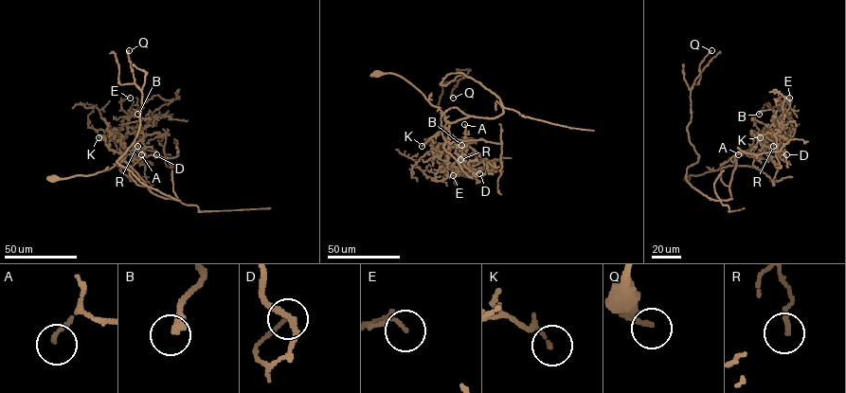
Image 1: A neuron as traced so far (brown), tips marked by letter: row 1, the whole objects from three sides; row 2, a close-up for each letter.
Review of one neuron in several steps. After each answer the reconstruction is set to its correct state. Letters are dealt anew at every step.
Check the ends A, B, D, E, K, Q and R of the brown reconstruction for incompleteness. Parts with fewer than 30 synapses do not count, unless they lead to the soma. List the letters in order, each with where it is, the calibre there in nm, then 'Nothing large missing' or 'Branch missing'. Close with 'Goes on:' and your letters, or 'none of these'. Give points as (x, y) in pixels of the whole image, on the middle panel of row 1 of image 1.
A: Place: (464, 124). Thickness 130 nm. Nothing large missing
B: Place: (461, 145). Thickness 340 nm. Nothing large missing
D: Place: (479, 173). Thickness 110 nm. Nothing large missing
E: Place: (453, 175). Thickness 110 nm. Nothing large missing
K: Place: (422, 146). Thickness 100 nm. Nothing large missing
Q: Place: (453, 98). Thickness 260 nm. Nothing large missing
R: Place: (460, 159). Thickness 150 nm. Nothing large missing
Goes on: none of these

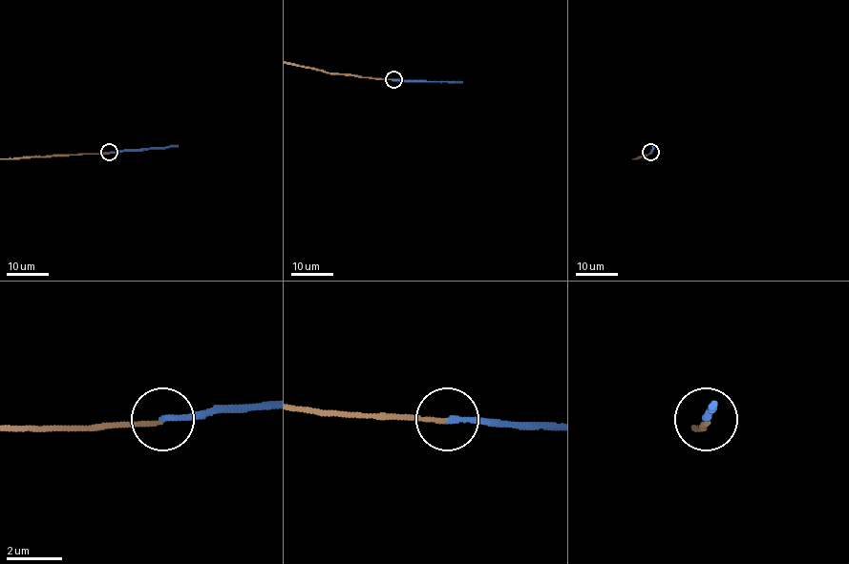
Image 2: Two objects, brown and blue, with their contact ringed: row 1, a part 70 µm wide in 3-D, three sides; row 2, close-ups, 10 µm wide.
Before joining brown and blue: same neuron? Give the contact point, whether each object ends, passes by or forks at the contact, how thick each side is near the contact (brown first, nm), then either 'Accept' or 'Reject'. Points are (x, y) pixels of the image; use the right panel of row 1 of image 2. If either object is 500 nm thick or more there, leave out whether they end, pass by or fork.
Place: (650, 152). At the ring brown ends. At the ring blue ends. Thickness 140 nm (brown) against 200 nm. Reject

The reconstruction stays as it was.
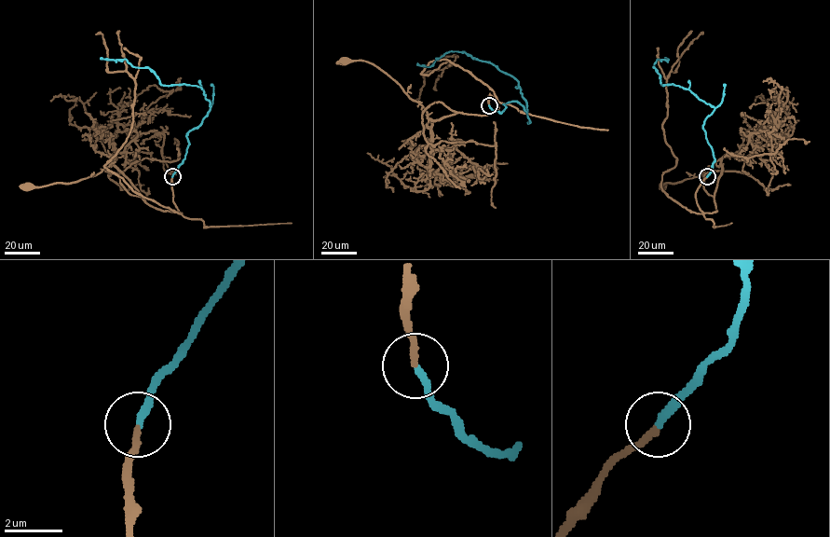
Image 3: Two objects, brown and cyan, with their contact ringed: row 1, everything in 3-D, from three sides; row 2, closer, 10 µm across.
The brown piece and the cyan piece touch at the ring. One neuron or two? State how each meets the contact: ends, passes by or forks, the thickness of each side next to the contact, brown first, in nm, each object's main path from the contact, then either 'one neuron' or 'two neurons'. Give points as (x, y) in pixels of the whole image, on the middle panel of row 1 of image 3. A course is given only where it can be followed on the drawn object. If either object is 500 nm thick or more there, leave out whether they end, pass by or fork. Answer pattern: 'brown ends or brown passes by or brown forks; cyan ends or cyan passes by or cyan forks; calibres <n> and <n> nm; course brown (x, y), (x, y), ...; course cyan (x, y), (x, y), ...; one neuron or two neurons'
brown ends; cyan ends; calibres 220 and 260 nm; course brown (488, 105), (490, 93), (497, 108), (485, 115), (457, 112), (429, 120), (386, 74), (365, 61), (346, 61); course cyan (488, 105), (501, 113), (516, 101), (526, 111), (518, 82), (491, 63), (452, 51), (428, 66), (417, 63); one neuron

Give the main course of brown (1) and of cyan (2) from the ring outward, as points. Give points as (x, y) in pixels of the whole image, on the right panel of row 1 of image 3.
1: (707, 176), (696, 200), (703, 213), (713, 213), (716, 211), (714, 194), (722, 158), (700, 176), (662, 187)
2: (707, 176), (714, 158), (702, 126), (714, 108), (688, 89), (662, 85), (653, 66), (665, 57)

